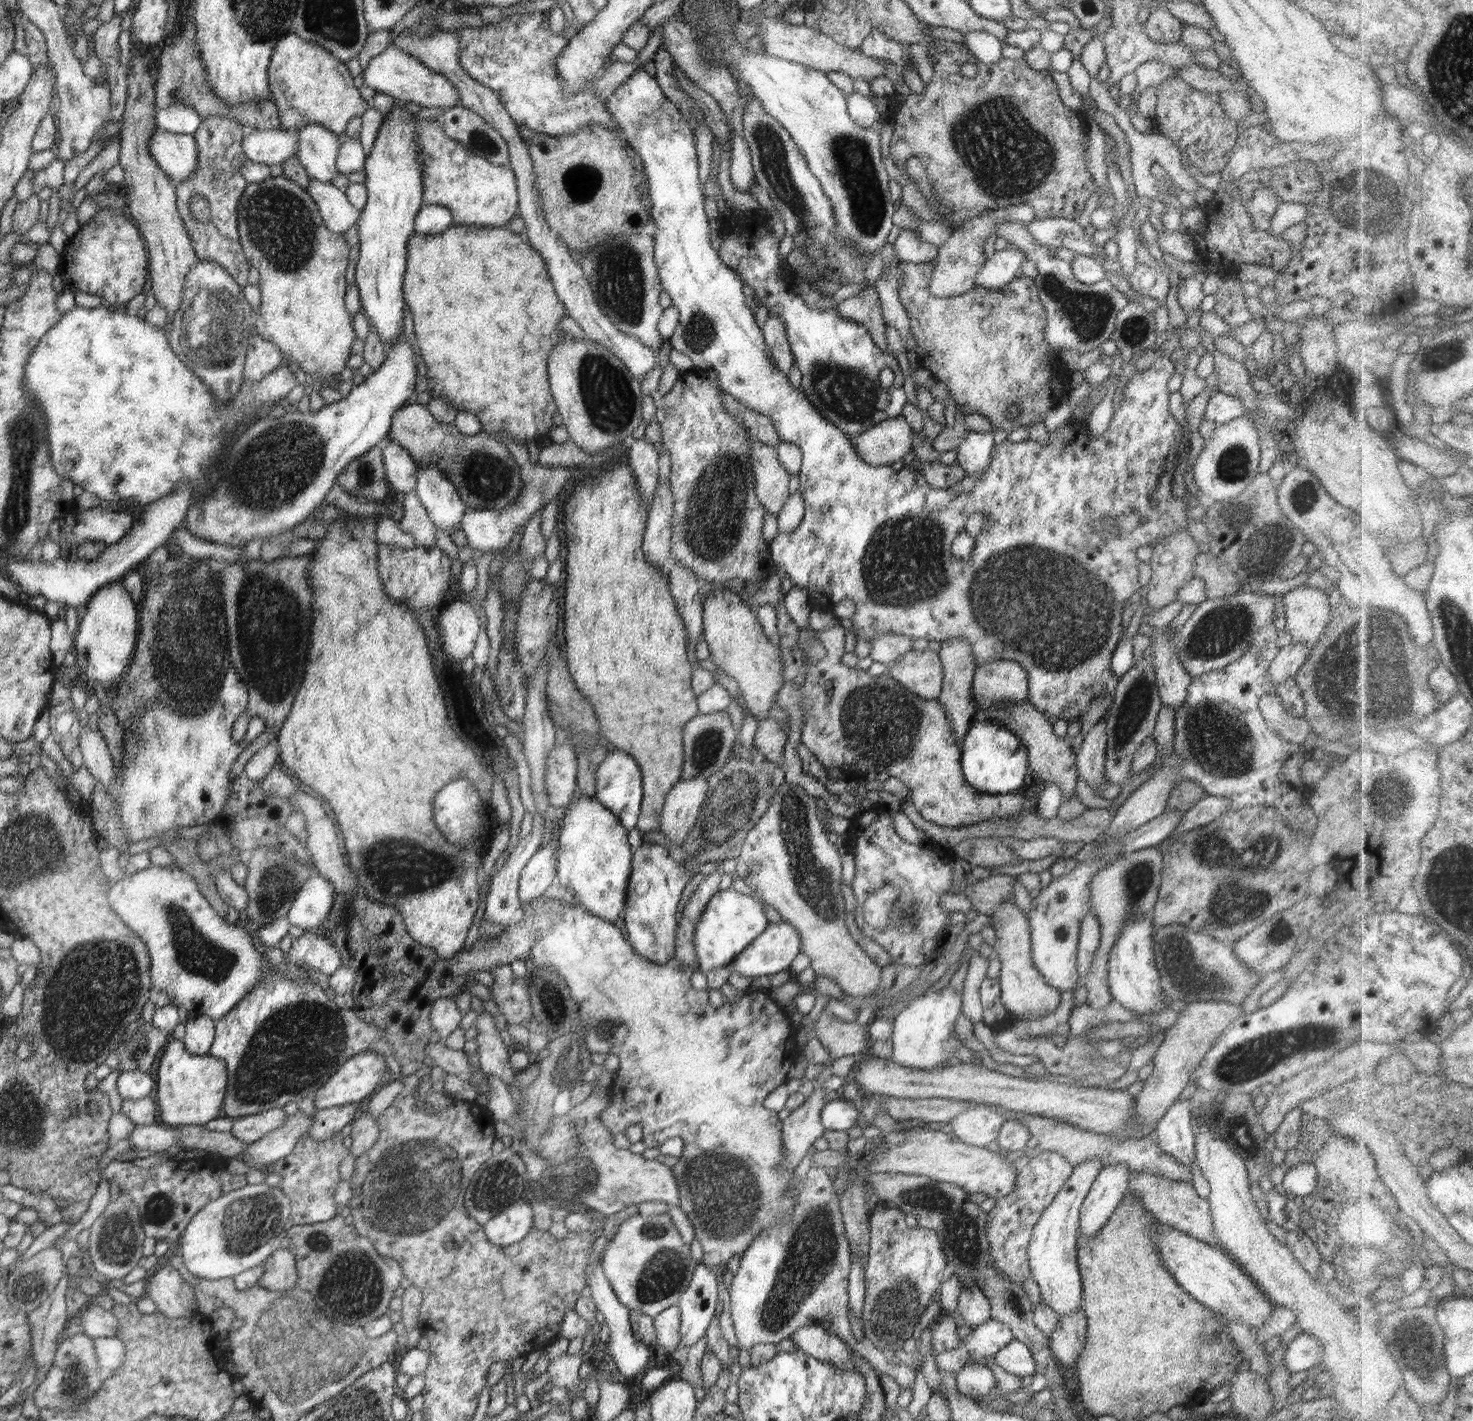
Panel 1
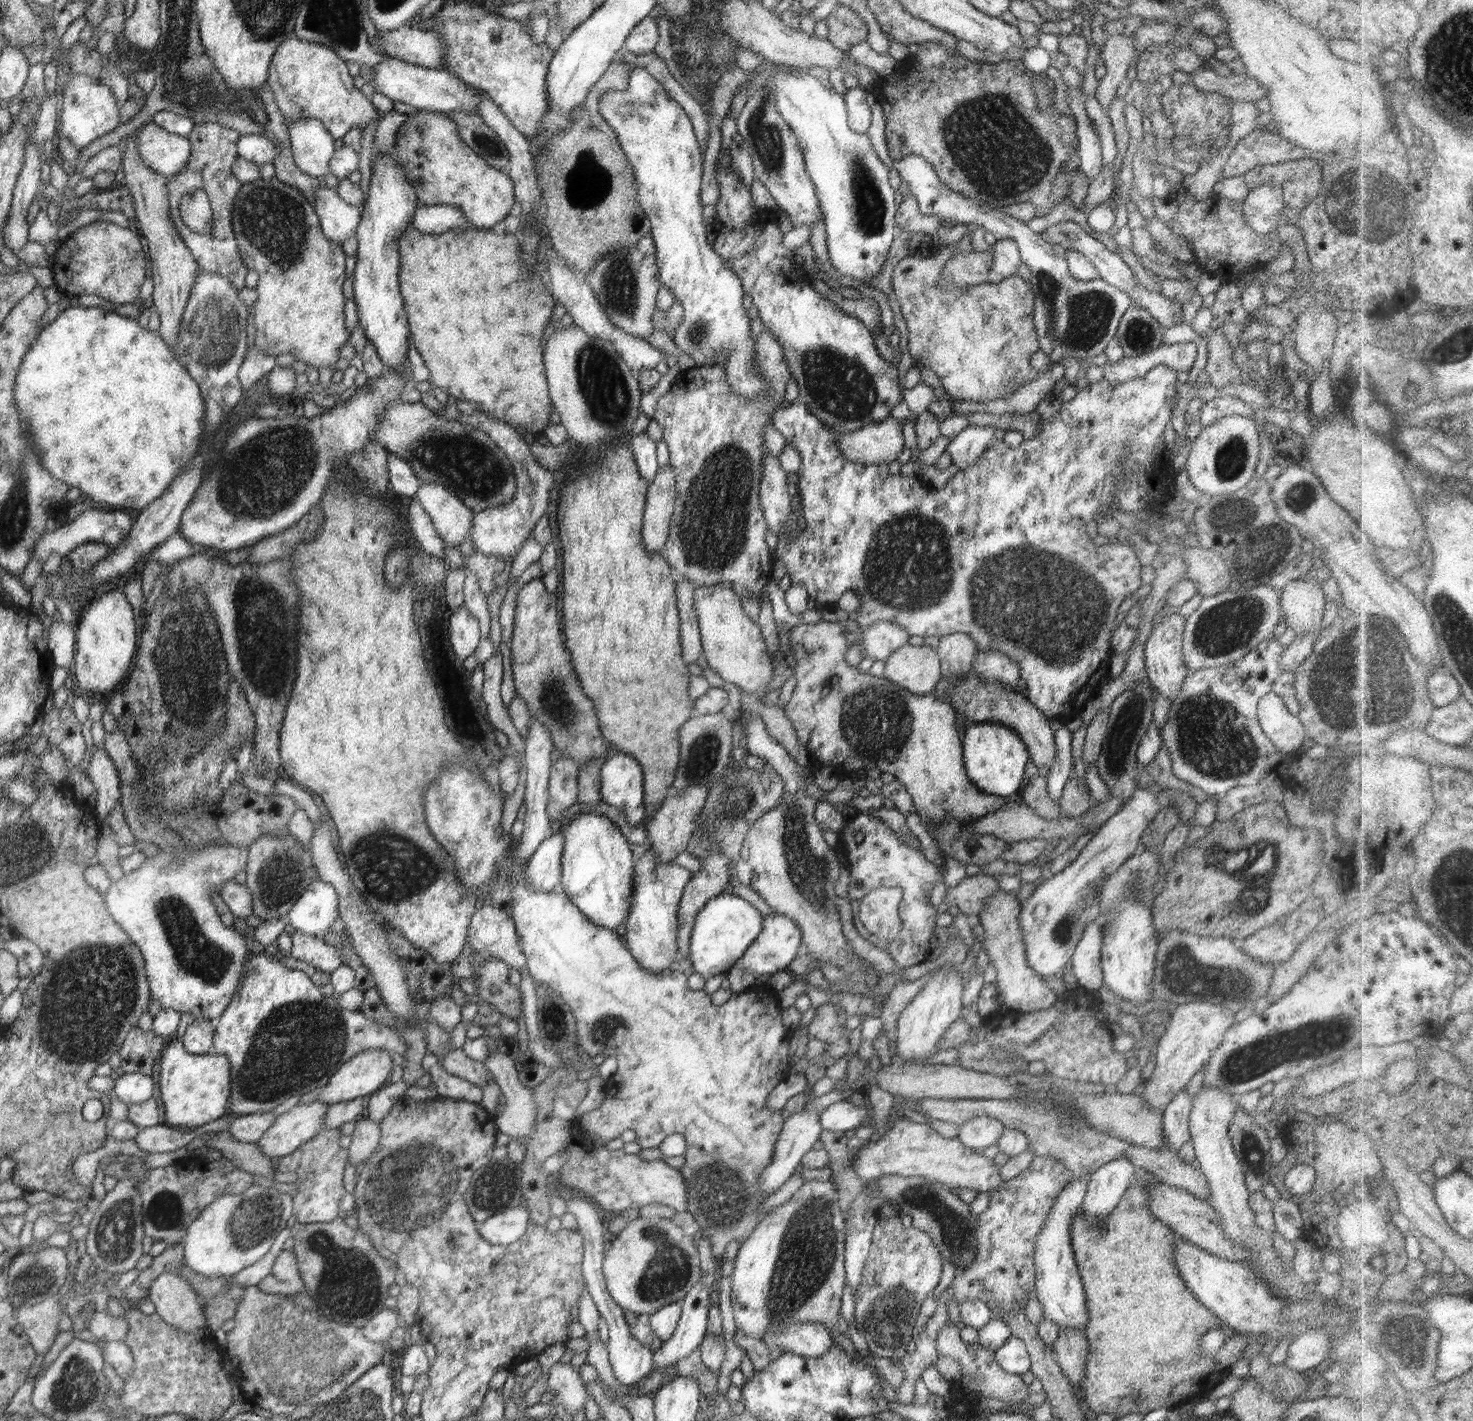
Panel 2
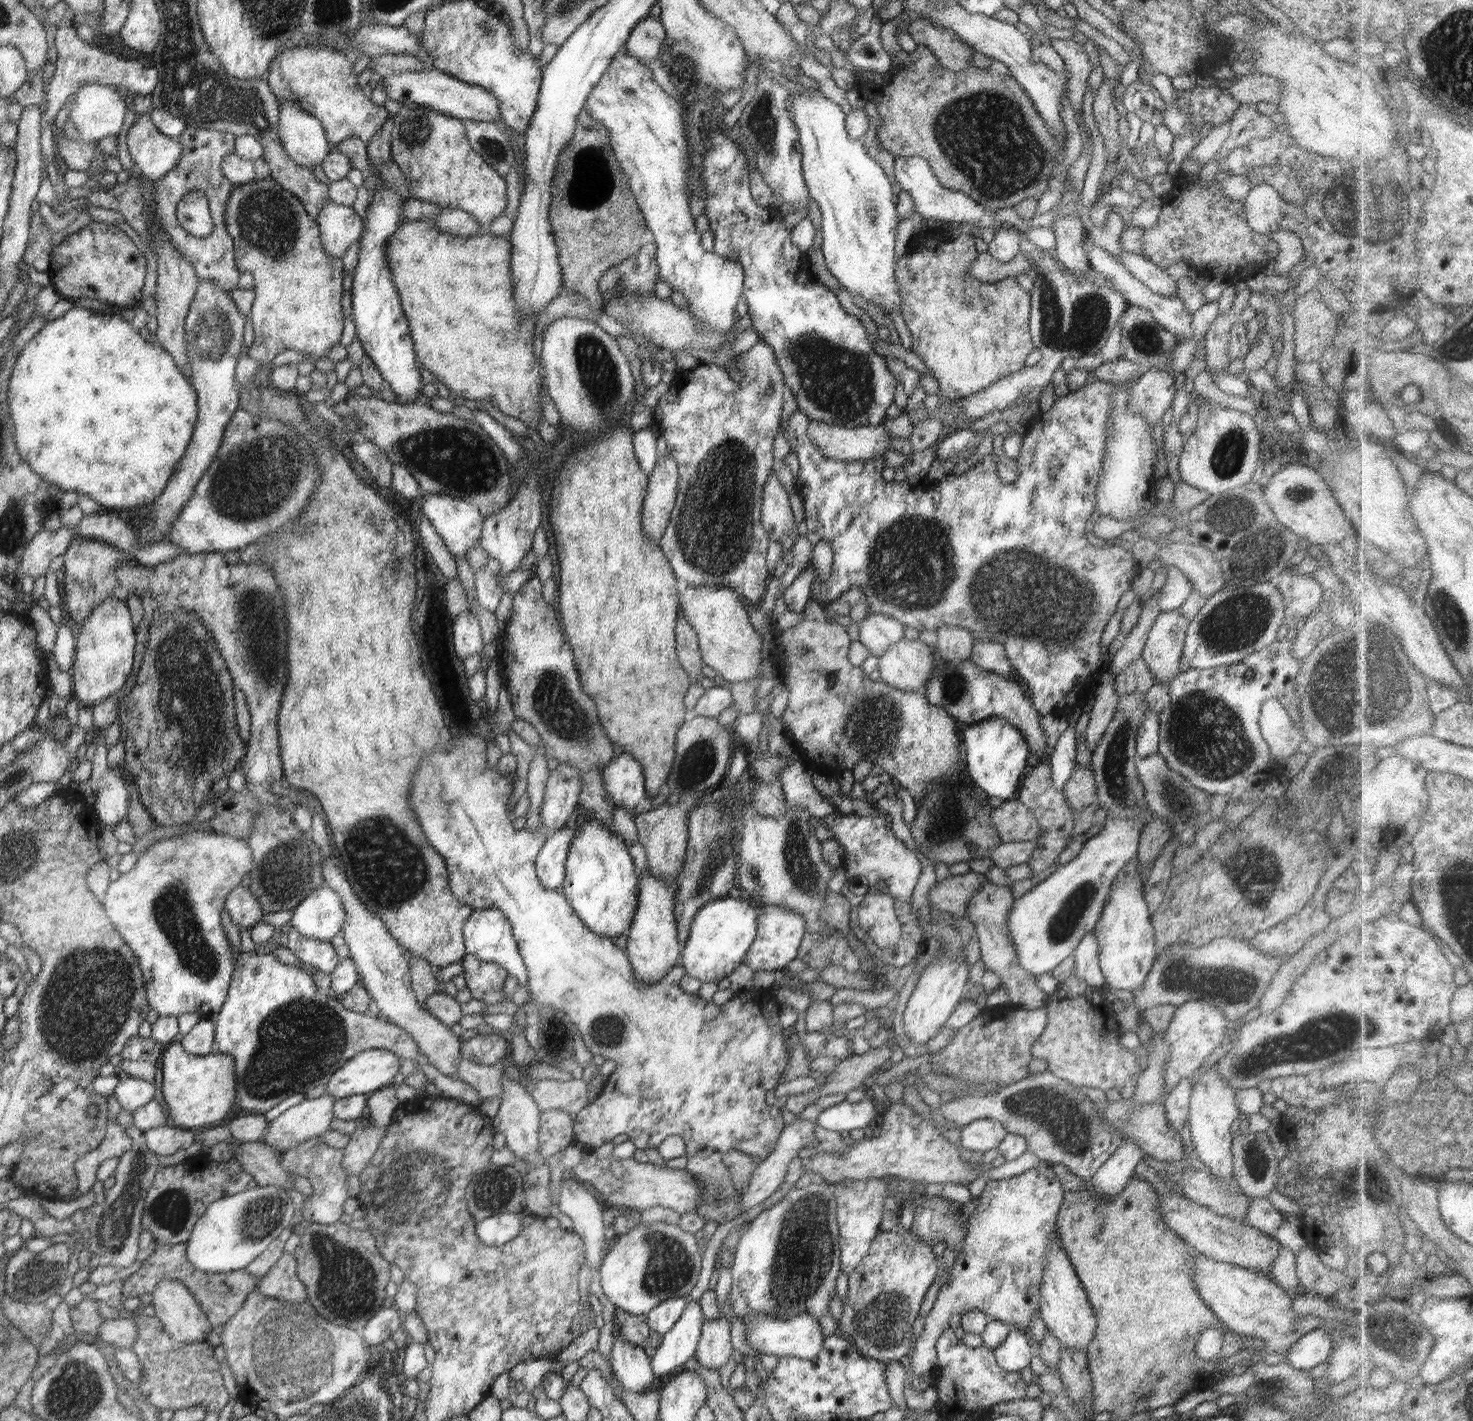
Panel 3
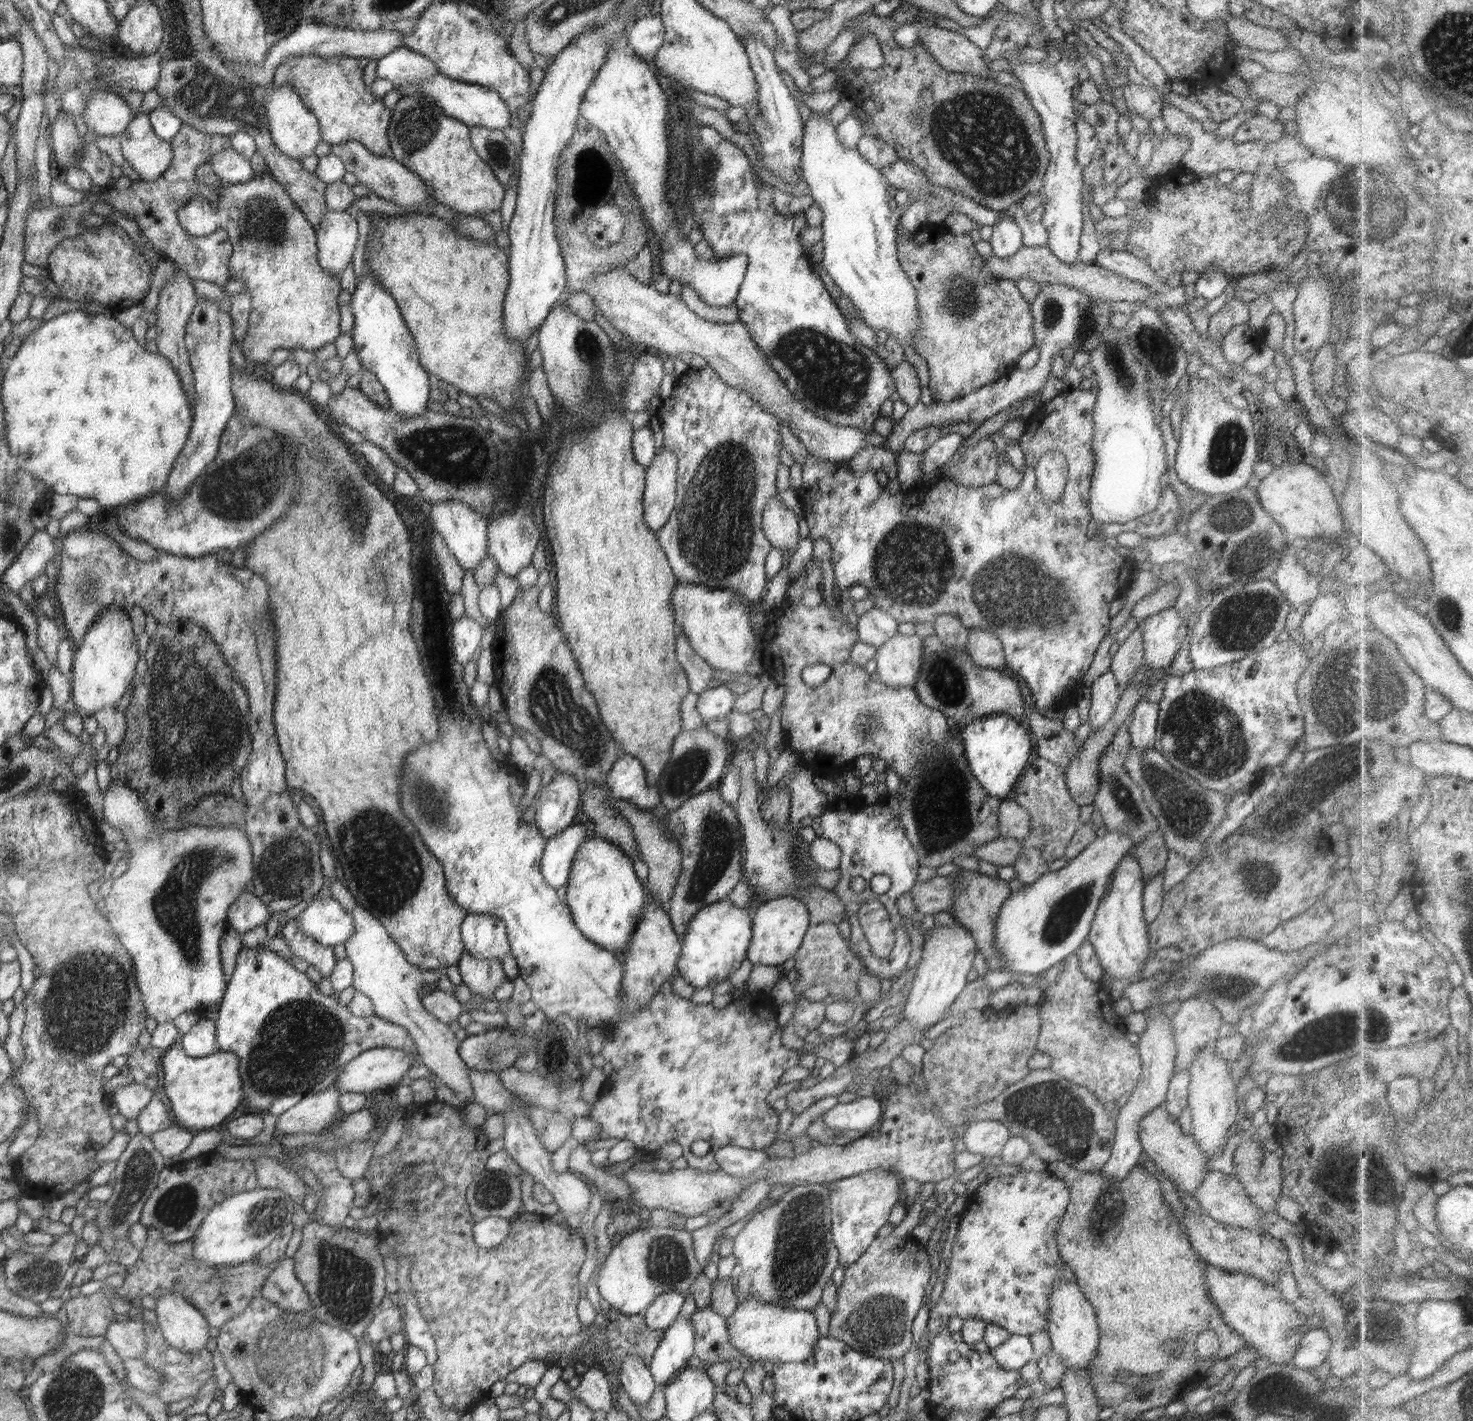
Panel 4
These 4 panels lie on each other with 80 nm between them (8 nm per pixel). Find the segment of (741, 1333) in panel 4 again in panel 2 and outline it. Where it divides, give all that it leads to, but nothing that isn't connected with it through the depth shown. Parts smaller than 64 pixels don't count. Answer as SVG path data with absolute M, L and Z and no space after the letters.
M794 1323L781 1331L770 1331L762 1340L768 1349L776 1346L784 1353L816 1358L822 1356L836 1342L830 1337L830 1329L822 1323Z

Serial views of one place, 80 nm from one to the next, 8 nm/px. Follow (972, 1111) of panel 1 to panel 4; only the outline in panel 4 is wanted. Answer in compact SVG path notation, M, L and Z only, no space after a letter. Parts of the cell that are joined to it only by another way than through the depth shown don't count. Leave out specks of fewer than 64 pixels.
M982 1120L968 1123L966 1124L965 1131L963 1136L965 1150L972 1156L977 1156L978 1158L988 1157L990 1160L1001 1154L1002 1148L1004 1148L1011 1136L1008 1127L994 1120Z

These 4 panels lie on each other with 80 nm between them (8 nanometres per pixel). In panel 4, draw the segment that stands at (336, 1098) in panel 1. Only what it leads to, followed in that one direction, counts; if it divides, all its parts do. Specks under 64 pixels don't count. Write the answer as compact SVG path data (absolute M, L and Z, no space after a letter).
M373 1048L346 1064L334 1086L340 1094L383 1091L386 1086L396 1084L400 1078L404 1078L410 1066L417 1064L420 1064L419 1055L413 1055L410 1051Z

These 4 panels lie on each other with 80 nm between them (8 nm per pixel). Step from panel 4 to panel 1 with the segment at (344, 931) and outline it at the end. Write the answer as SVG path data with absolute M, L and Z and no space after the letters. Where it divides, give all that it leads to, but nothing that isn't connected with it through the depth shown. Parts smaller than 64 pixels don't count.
M311 876L289 908L286 916L292 926L315 932L327 919L334 900L333 886L321 876Z

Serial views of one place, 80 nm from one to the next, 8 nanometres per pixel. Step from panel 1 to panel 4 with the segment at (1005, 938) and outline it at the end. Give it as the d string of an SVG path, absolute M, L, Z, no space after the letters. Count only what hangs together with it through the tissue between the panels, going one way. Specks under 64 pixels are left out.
M960 869L956 874L949 875L955 882L958 883L958 896L953 900L953 907L949 913L957 918L959 924L966 927L975 940L977 950L987 958L989 965L992 969L999 969L1008 971L1005 962L999 956L999 950L995 948L995 924L998 911L1001 910L1002 904L1005 903L1007 898L1010 898L1012 890L1009 888L1008 883L998 876L991 877L976 871L968 869Z

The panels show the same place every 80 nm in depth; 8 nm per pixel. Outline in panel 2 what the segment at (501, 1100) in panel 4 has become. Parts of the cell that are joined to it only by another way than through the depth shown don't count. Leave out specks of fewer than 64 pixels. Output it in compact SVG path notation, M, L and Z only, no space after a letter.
M461 1048L448 1051L440 1062L448 1074L466 1080L480 1089L493 1080L493 1074L486 1065L470 1058Z

